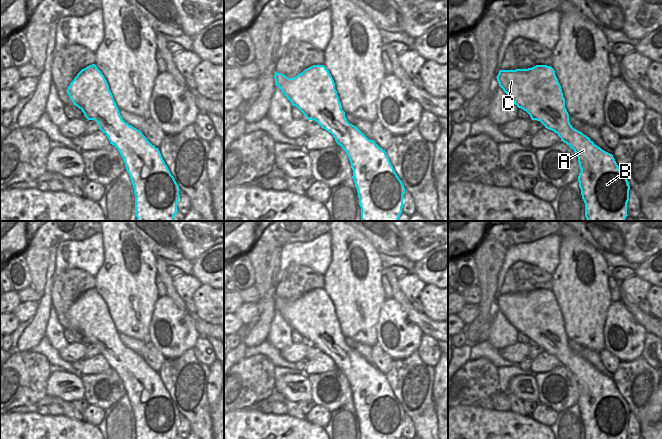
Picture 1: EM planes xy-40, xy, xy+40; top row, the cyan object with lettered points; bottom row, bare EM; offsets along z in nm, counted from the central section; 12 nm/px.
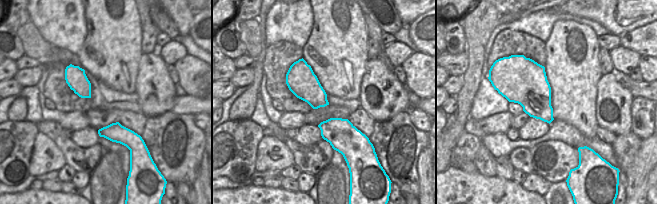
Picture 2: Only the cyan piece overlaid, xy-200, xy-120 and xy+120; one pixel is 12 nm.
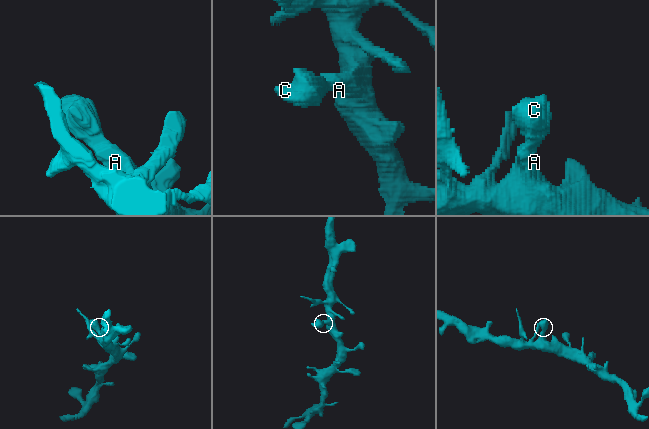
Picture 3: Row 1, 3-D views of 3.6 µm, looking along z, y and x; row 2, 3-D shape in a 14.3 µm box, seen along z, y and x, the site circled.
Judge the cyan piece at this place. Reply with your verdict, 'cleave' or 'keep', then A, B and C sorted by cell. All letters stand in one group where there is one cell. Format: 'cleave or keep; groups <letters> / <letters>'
keep; groups A B C

